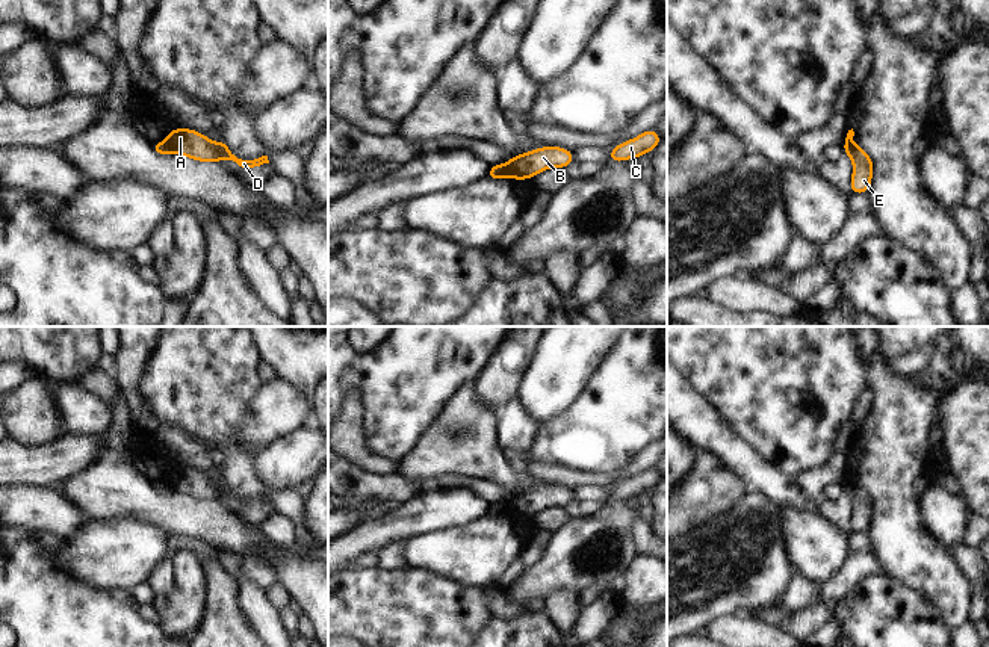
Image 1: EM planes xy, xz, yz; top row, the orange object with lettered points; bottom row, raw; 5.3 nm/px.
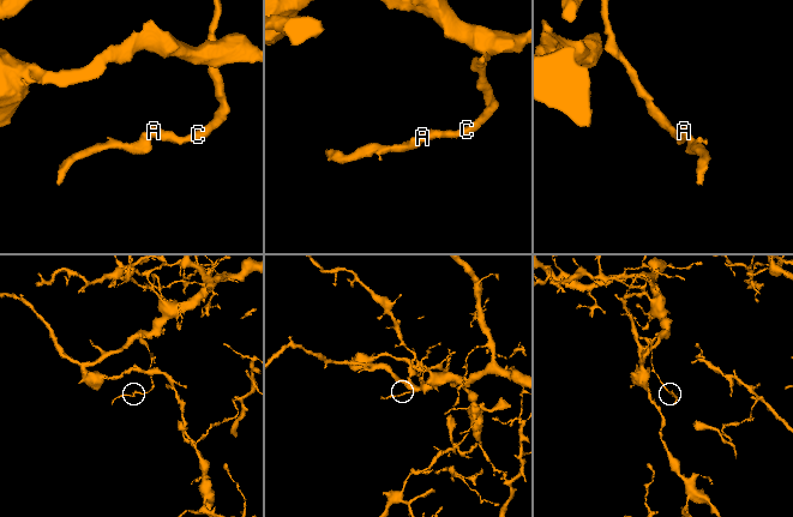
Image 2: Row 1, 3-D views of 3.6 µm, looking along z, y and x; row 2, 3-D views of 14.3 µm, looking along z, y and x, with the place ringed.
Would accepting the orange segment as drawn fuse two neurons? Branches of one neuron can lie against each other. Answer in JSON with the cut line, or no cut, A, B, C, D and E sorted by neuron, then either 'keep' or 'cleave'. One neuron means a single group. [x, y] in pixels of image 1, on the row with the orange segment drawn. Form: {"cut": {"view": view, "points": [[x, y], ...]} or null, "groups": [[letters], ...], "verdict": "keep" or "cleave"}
{"cut": {"view": "xz", "points": [[502, 165], [510, 176]]}, "groups": [["A", "B", "C", "D"], ["E"]], "verdict": "cleave"}

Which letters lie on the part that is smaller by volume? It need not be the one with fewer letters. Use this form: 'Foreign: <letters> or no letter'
Foreign: E

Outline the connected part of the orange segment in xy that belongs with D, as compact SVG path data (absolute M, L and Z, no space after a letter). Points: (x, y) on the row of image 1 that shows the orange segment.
M172 128L166 135L163 144L169 153L191 157L197 162L233 160L242 168L254 168L269 163L268 156L254 160L237 159L222 139L213 144L206 135L192 128Z

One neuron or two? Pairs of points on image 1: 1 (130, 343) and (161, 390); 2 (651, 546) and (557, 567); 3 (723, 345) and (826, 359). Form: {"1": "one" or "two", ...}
{"1": "two", "2": "two", "3": "one"}

